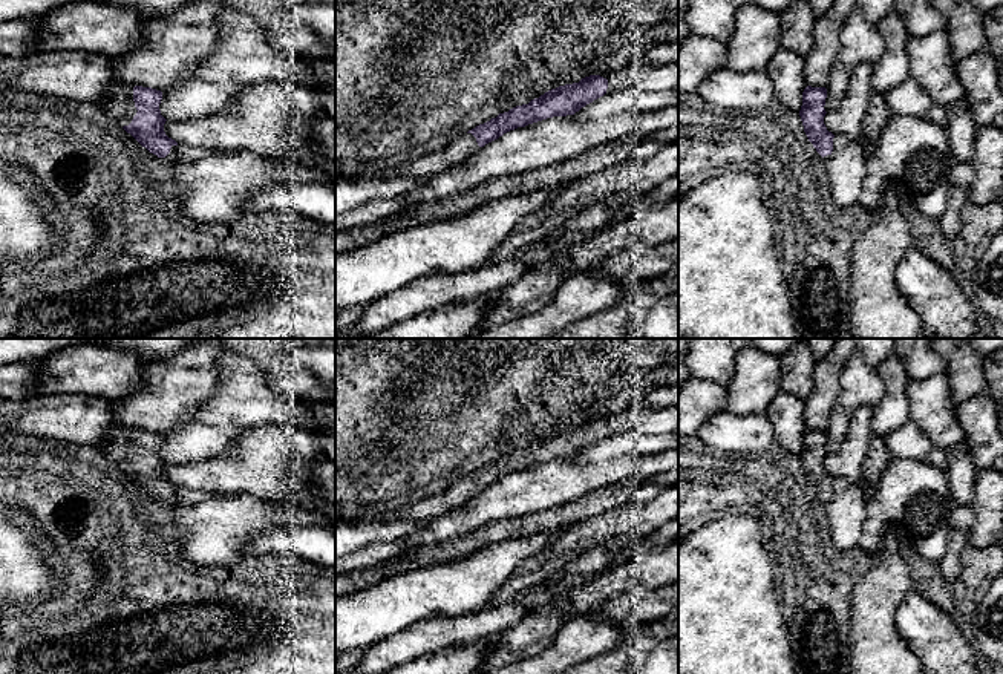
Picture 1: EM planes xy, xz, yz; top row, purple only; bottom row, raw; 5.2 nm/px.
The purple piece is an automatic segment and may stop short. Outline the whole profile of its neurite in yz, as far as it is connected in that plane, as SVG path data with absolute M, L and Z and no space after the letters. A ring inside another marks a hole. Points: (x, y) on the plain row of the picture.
M807 429L802 435L802 449L799 460L804 469L804 475L816 495L824 501L833 495L835 478L827 473L824 467L825 460L825 430Z

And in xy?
M115 426L101 443L92 446L150 496L165 501L178 486L164 475L167 463L159 453L161 443L161 434Z

